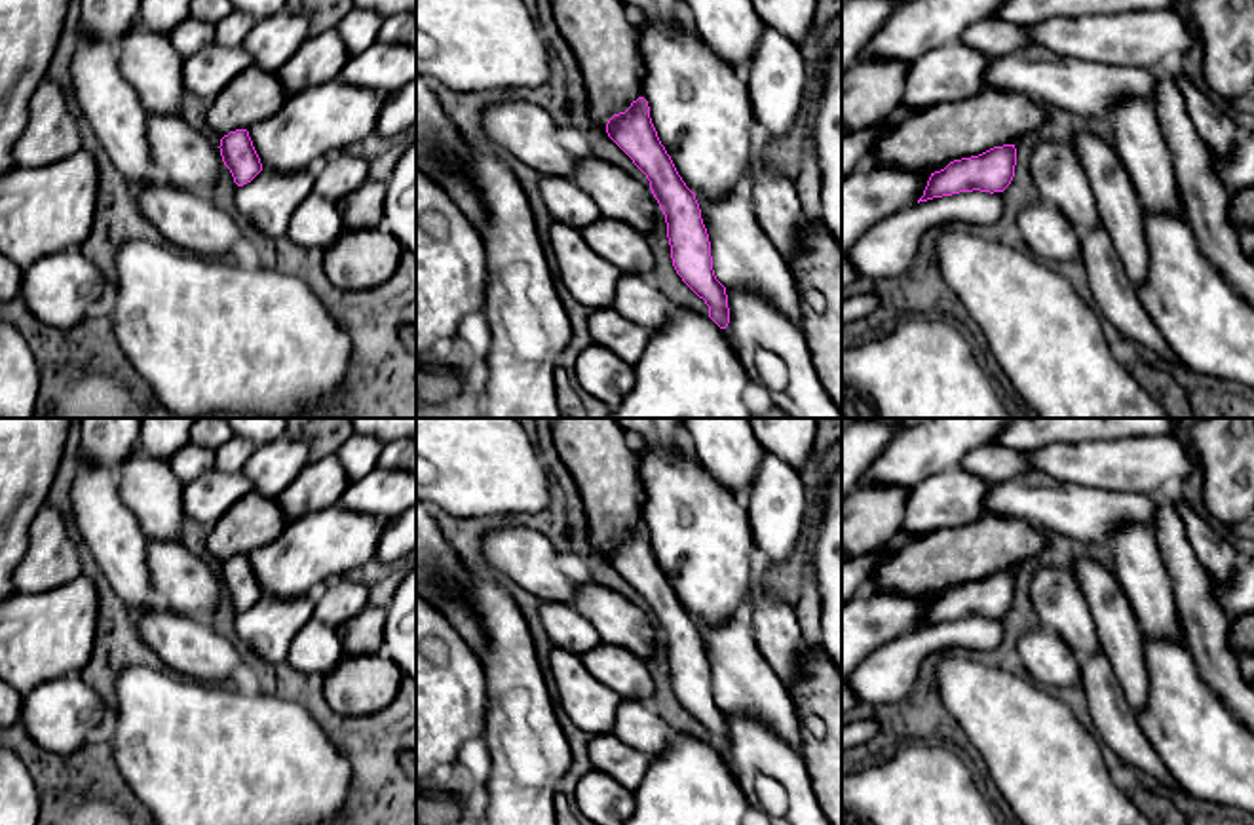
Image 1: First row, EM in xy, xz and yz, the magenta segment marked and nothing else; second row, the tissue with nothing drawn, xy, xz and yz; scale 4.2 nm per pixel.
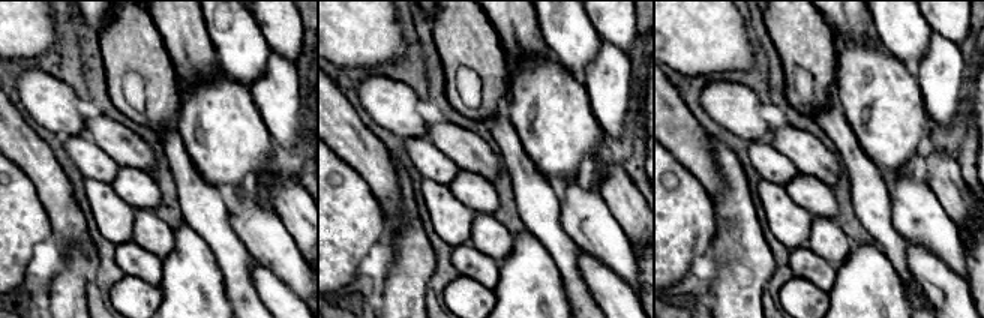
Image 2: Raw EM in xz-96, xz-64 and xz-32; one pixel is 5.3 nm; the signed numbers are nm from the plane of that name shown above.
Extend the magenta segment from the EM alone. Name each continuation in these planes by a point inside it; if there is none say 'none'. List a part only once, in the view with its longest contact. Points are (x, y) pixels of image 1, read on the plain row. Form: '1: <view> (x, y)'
none

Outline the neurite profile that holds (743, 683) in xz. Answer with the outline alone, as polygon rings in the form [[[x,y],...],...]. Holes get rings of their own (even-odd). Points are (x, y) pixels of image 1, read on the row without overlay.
[[[749,612],[724,624],[695,622],[711,667],[712,696],[724,713],[762,720],[802,757],[802,732],[792,696],[760,654]]]

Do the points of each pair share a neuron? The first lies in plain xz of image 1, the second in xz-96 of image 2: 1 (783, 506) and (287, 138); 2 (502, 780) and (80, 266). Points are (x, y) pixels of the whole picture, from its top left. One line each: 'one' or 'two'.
1: one
2: one

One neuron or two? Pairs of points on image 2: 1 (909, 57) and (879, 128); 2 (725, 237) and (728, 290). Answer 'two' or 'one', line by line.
1: two
2: one

